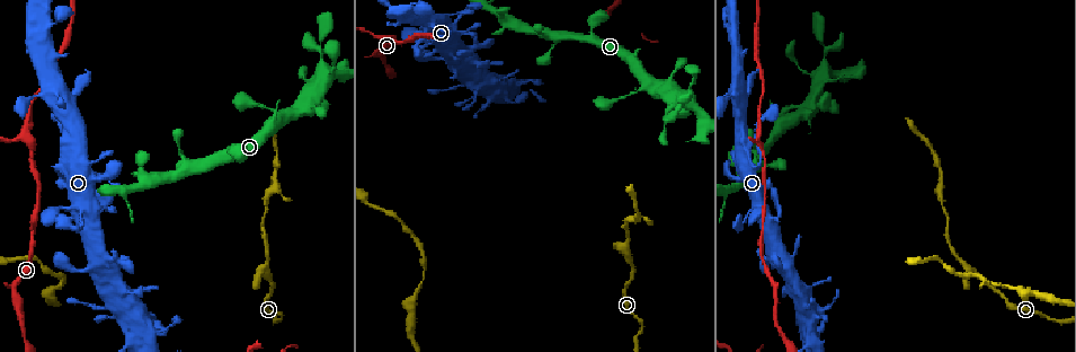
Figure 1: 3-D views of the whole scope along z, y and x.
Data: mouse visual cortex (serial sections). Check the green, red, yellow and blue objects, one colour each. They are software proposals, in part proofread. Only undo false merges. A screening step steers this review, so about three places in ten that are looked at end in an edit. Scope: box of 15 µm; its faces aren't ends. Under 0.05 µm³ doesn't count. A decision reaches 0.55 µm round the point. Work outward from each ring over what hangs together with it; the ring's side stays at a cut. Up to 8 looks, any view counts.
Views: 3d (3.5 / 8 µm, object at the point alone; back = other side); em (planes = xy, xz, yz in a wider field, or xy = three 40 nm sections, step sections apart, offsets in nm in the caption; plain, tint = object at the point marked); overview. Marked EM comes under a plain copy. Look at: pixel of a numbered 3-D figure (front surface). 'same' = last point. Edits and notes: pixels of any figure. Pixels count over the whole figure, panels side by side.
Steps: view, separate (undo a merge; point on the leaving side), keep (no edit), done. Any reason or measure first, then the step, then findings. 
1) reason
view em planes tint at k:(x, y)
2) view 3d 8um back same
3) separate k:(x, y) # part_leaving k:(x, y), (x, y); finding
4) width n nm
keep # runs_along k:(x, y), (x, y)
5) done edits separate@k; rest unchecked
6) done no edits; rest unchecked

view 3d 3.5um at 1:(54, 95)

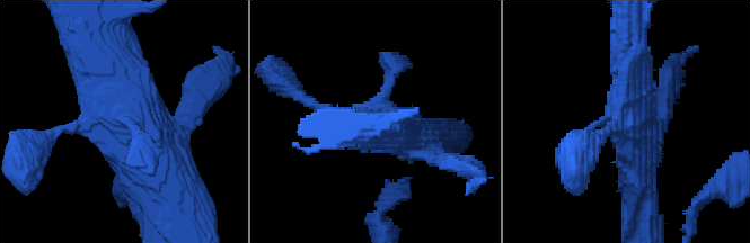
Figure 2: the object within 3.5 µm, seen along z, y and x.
view em xy step 1 tint at 2:(131, 120)

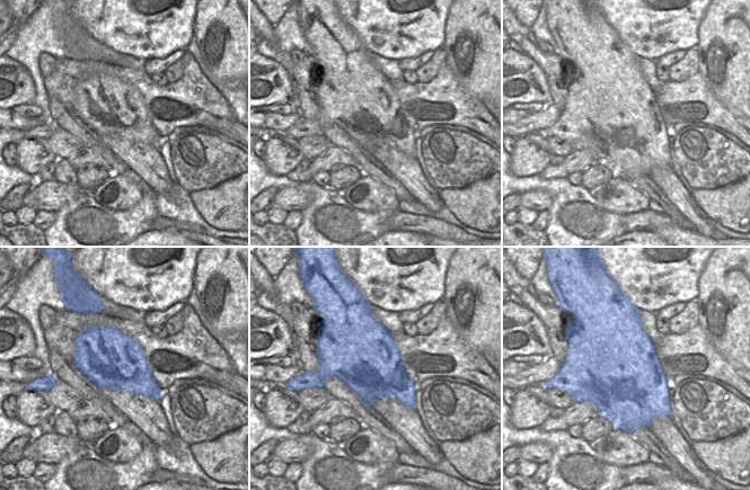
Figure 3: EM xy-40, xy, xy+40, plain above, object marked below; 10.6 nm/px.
keep # runs_along 2:(168, 187), (151, 135), (96, 55); all the same cell

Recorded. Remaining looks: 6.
arms part here
view 3d 3.5um at 1:(626, 249)

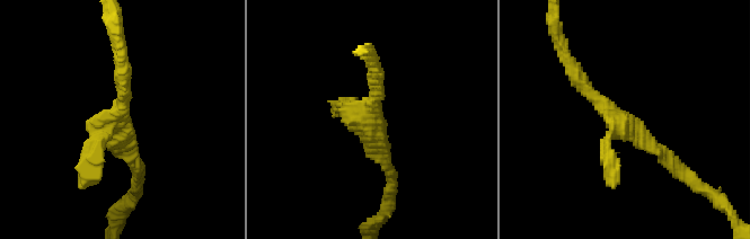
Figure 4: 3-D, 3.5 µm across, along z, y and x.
view em xy step 3 tint at 4:(620, 120)

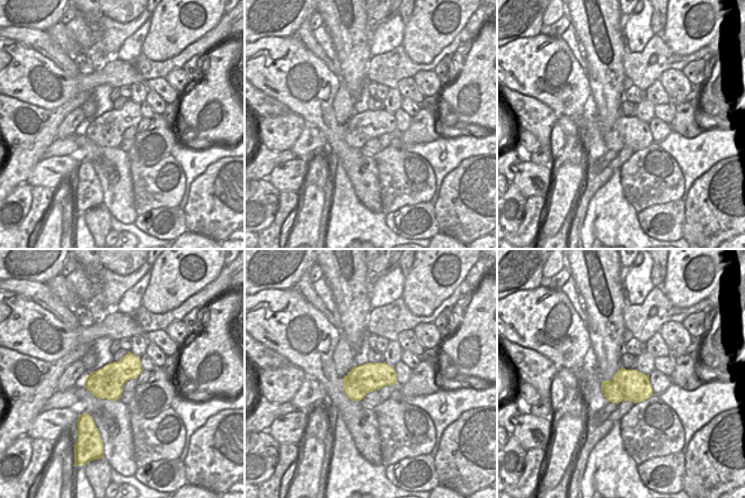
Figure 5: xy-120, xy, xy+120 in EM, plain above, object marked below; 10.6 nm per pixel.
keep # continuous, no second cell

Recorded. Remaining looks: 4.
three arms meet
view 3d 3.5um at 1:(824, 49)

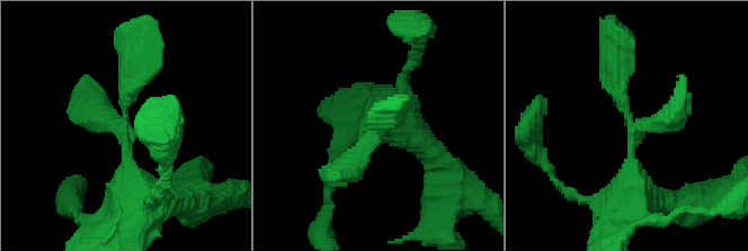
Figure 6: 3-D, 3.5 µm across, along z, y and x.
arms 3; arm_widths 300, 350, 400 nm
view em planes tint at 6:(126, 121)

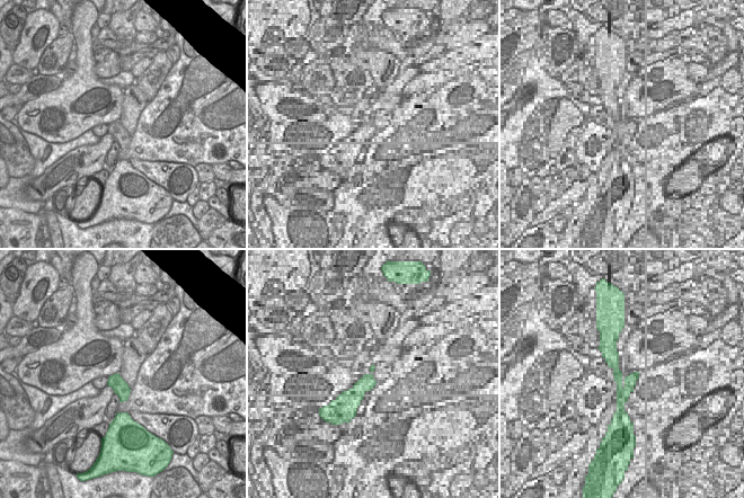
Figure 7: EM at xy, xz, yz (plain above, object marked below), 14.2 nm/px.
keep # runs_along 6:(625, 195), (632, 130), (620, 101), (620, 46); all the same cell

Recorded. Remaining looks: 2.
done no edits; rest unchecked

